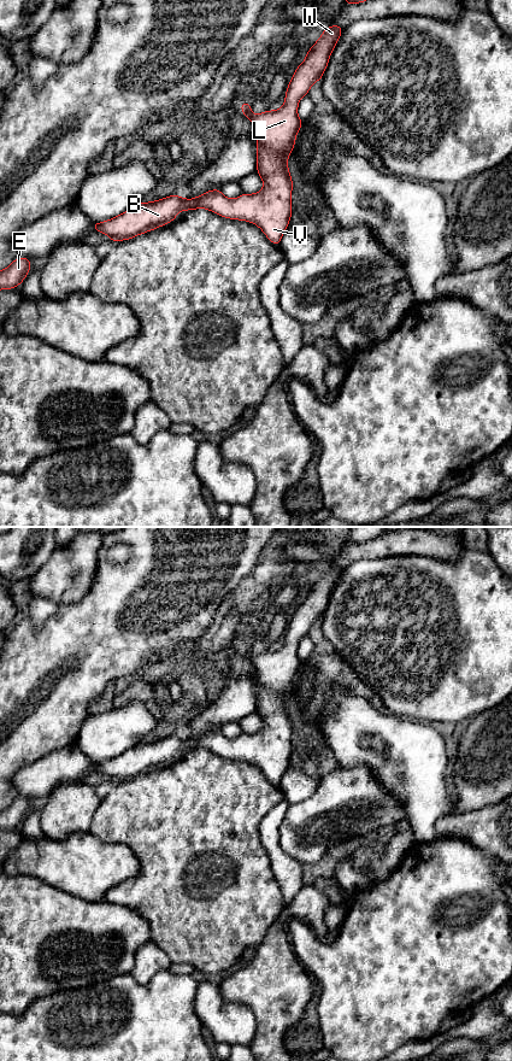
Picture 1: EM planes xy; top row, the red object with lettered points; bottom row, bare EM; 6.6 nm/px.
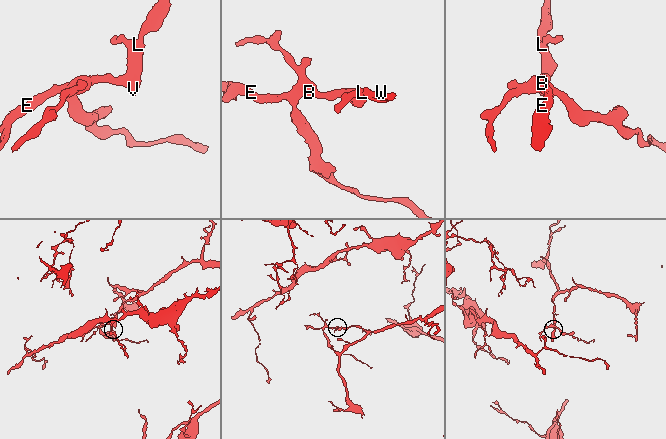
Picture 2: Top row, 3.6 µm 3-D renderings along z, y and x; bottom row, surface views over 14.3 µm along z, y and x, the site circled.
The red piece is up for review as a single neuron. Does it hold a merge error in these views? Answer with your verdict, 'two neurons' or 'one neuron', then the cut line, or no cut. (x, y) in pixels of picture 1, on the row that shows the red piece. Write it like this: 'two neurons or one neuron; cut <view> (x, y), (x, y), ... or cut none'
one neuron; cut none

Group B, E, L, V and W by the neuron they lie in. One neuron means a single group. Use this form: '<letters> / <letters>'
B E L V W

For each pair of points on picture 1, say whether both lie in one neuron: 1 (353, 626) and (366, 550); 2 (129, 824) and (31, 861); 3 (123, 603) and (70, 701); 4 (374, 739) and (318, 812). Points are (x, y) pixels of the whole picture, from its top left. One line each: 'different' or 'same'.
1: different
2: different
3: same
4: different

